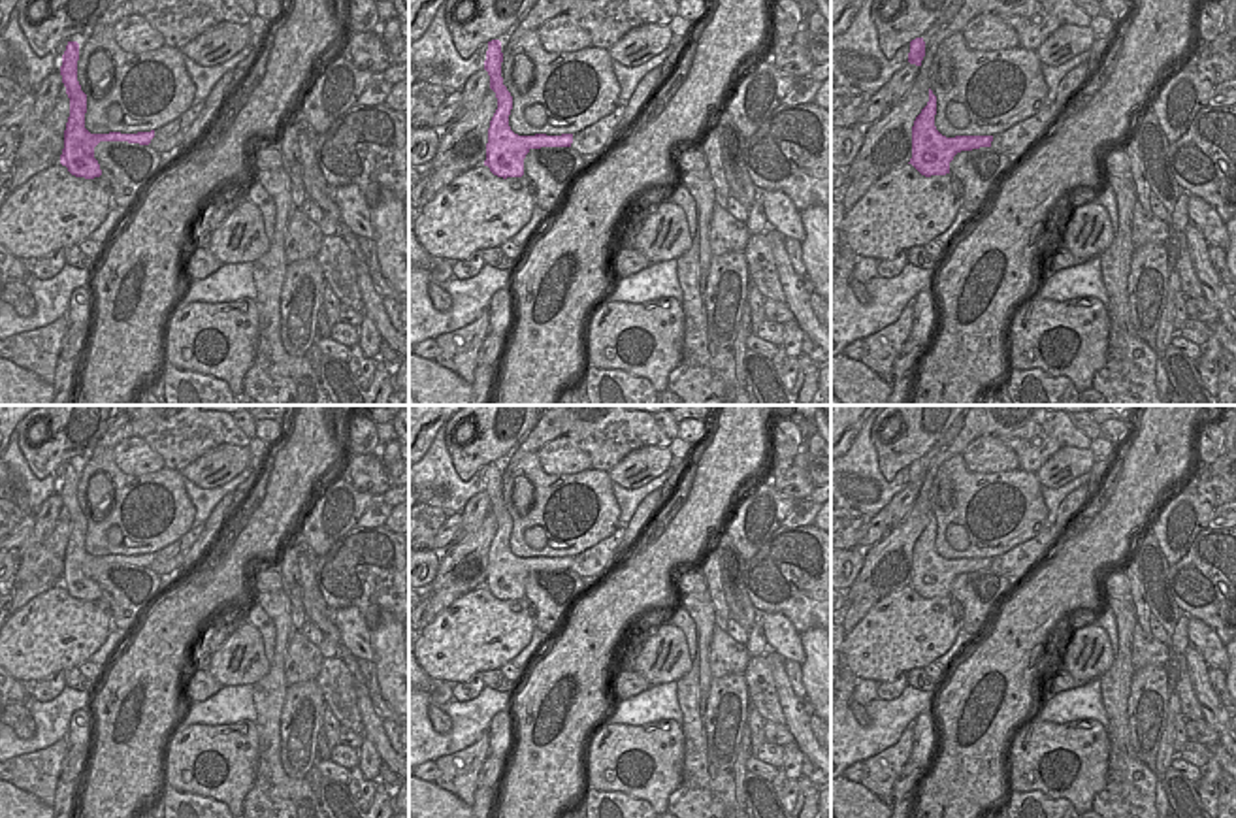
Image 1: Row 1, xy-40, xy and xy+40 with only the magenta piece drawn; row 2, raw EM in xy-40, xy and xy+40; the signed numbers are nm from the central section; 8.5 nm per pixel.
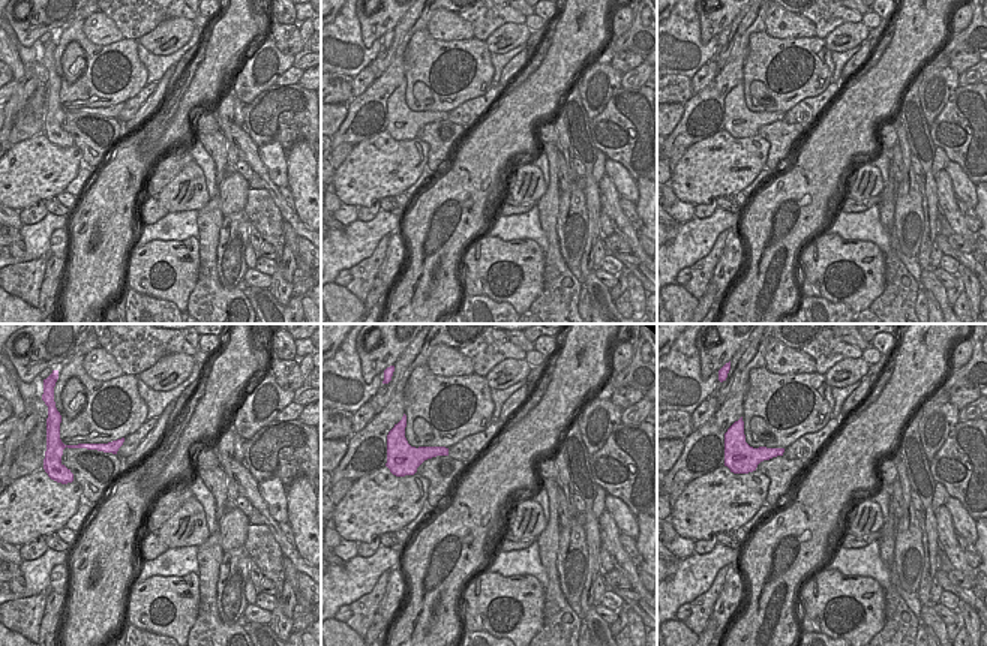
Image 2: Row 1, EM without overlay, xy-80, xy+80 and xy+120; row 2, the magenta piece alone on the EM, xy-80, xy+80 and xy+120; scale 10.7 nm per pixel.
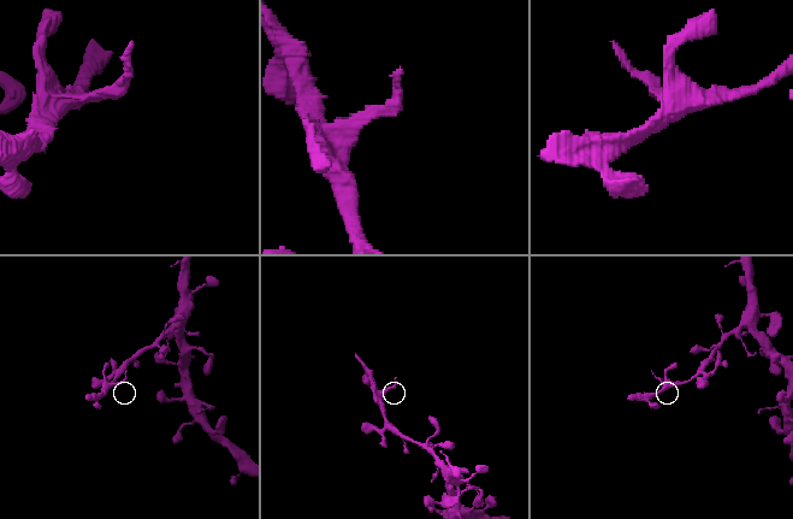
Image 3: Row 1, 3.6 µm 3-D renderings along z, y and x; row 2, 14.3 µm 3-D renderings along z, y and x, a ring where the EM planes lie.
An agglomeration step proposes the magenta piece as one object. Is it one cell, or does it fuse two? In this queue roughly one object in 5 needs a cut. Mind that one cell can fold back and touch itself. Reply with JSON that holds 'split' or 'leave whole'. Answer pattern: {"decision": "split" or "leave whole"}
{"decision": "leave whole"}

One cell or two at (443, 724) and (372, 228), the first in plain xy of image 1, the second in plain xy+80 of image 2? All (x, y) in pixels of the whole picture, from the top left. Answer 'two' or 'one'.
two

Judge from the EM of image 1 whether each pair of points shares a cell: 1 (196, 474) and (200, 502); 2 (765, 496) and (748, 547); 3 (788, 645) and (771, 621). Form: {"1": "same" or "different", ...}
{"1": "different", "2": "same", "3": "same"}

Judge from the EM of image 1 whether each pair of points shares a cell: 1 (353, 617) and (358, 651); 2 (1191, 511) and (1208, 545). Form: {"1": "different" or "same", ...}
{"1": "same", "2": "different"}

